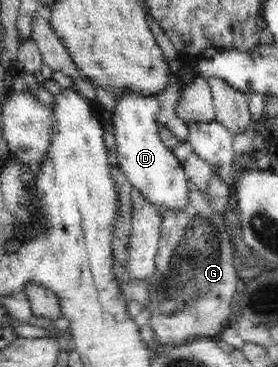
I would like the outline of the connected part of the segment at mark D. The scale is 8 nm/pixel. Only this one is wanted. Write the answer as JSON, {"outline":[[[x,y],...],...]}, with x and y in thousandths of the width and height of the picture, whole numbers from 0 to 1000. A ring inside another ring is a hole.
{"outline":[[[446,253],[414,272],[403,360],[424,411],[417,452],[453,474],[475,512],[496,515],[529,550],[568,569],[583,594],[594,591],[597,575],[658,575],[683,561],[683,485],[662,469],[651,441],[590,398],[576,376],[576,335],[565,327],[572,264],[496,264],[475,253]]]}

